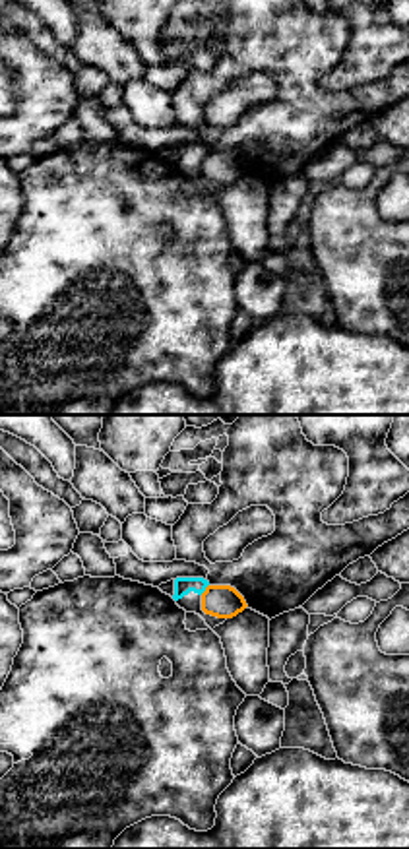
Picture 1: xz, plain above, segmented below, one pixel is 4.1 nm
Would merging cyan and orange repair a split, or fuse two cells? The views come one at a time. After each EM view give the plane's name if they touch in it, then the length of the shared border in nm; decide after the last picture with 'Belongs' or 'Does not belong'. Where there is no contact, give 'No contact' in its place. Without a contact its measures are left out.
Touches cyan in xz. Shared border 60 nm

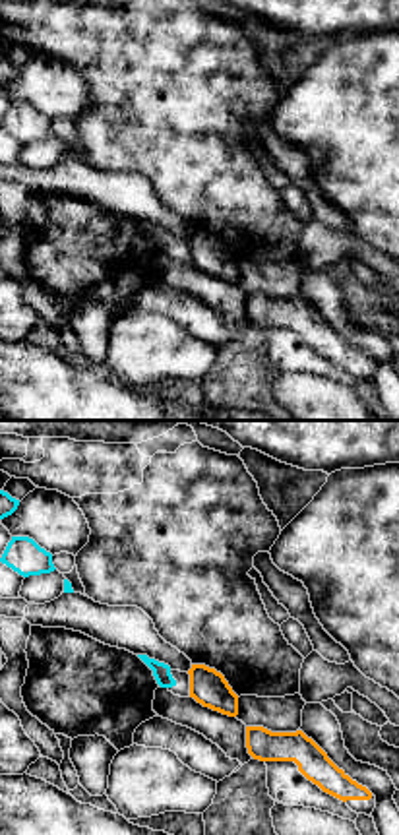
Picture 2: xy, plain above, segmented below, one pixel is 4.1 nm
No contact

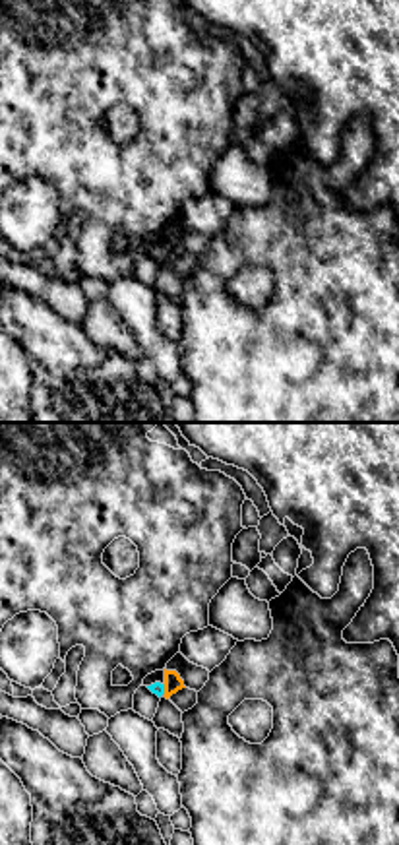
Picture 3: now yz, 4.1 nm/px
Touches cyan in yz. Shared border 40 nm

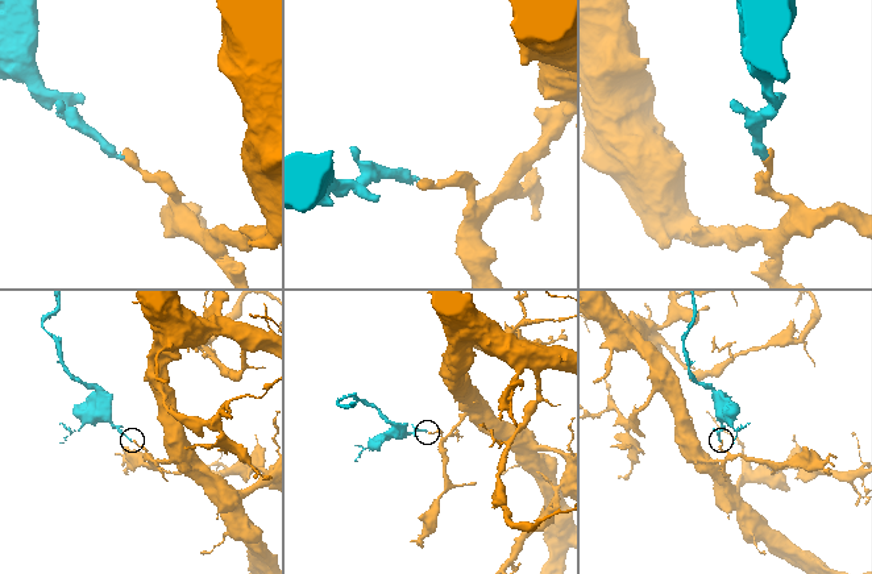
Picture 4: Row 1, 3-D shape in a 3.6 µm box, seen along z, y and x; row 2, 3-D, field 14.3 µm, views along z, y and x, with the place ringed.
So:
Does not belong

